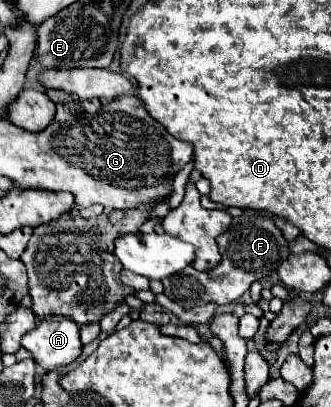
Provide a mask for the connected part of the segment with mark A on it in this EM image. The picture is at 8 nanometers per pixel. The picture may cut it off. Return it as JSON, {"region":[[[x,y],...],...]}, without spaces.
{"region":[[[67,318],[39,320],[35,330],[23,336],[21,346],[31,352],[31,356],[43,366],[45,372],[59,370],[61,366],[73,362],[83,348],[79,326]]]}

